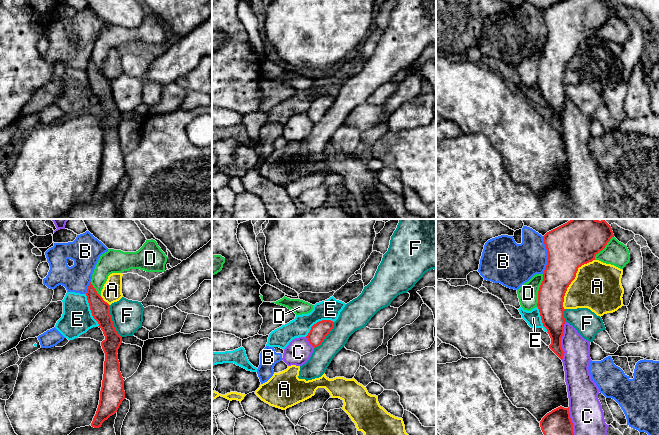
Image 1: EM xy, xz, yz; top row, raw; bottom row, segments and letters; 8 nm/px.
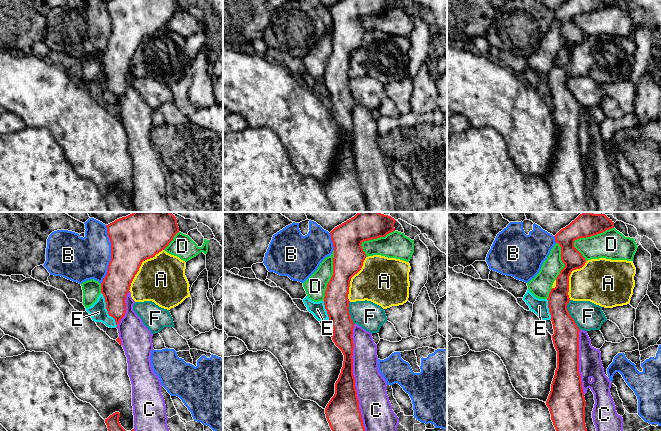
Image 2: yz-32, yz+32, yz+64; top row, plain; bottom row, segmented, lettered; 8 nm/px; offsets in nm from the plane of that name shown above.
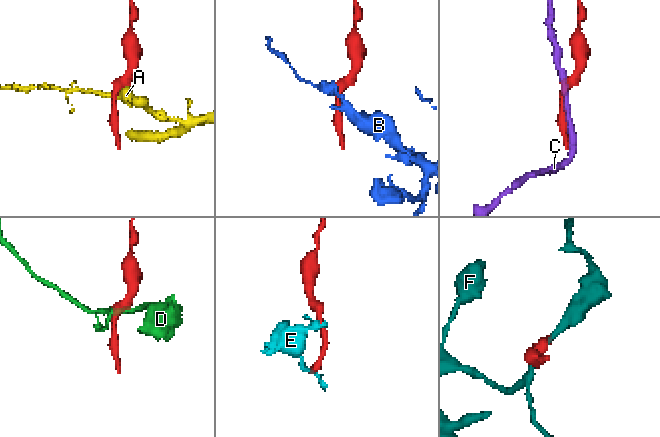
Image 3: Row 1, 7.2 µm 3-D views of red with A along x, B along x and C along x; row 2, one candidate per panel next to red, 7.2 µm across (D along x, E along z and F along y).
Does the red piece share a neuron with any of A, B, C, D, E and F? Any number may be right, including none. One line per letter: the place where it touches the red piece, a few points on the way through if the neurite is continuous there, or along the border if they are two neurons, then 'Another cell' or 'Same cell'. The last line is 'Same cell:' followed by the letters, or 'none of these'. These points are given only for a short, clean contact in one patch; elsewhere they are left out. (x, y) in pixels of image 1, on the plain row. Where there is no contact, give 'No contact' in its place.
A: Touches red at yz (572, 56). Another cell
B: Touches red at yz (548, 31). Another cell
C: Touches red at yz (560, 117). Another cell
D: Touches red at yz (539, 66). Another cell
E: Touches red at xy (90, 85). Boundary: xy (85, 70), (91, 91), (98, 102). Another cell
F: Touches red at xy (112, 97). Boundary: xy (109, 81), (112, 100), (121, 113). Another cell
Same cell: none of these

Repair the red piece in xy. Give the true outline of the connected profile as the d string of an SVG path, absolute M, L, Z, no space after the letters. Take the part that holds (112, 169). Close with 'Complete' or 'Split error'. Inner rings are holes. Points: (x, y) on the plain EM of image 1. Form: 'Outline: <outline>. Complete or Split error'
Outline: M91 58L86 72L92 92L98 98L98 103L105 112L105 115L101 118L105 129L105 137L100 176L91 199L92 203L99 204L105 196L117 188L120 180L125 175L124 156L120 148L117 130L122 119L122 113L113 101L110 81L97 69Z. Complete

